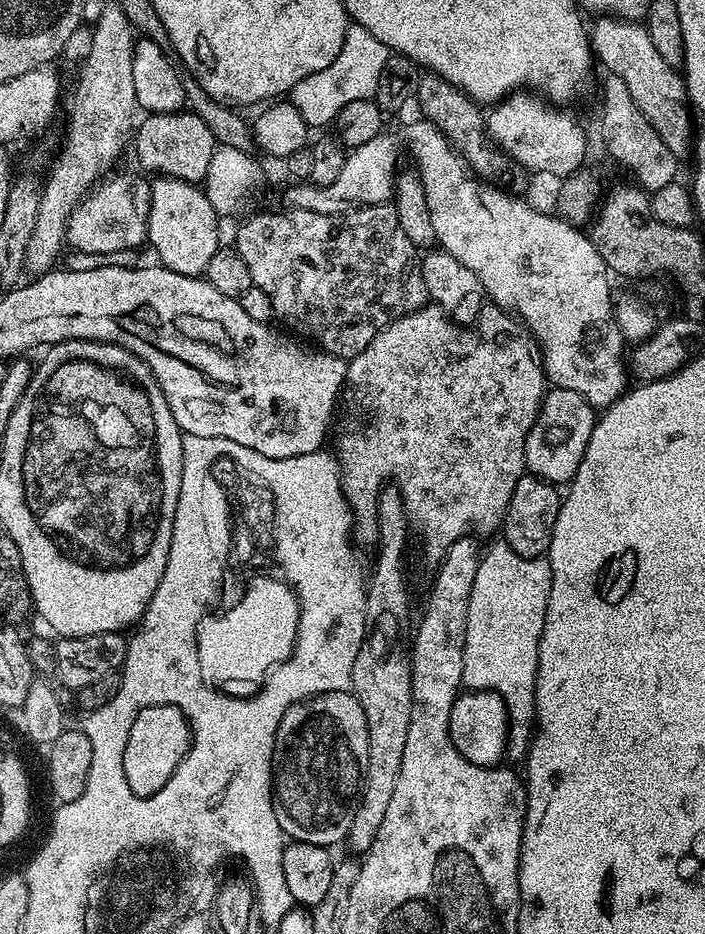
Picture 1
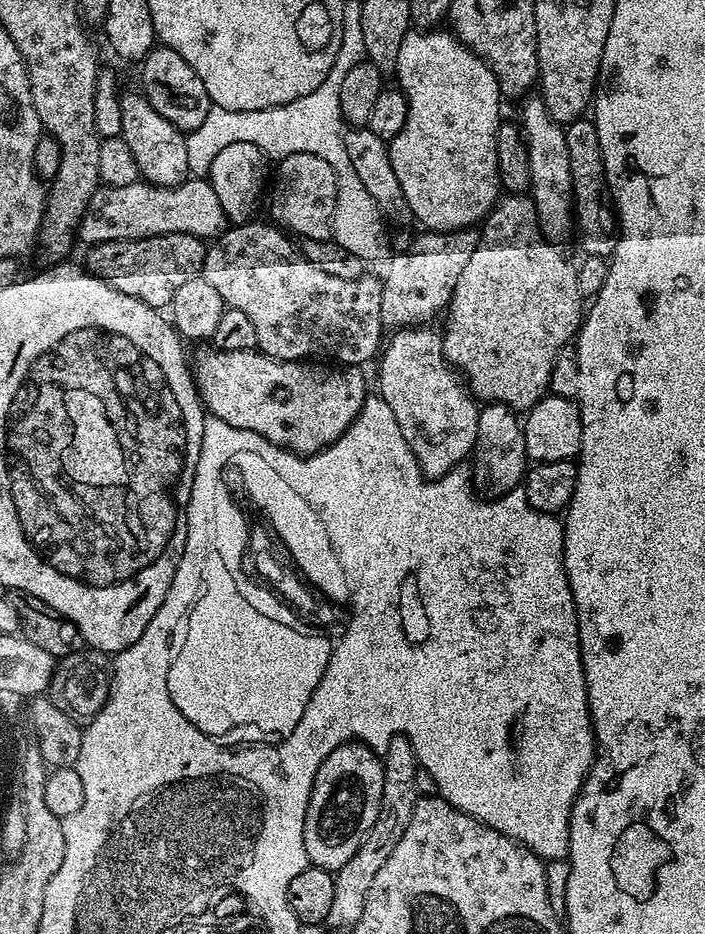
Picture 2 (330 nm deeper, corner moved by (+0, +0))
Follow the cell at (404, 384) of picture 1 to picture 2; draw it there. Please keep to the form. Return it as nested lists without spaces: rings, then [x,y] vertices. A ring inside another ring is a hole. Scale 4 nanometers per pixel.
[[[508,194],[497,203],[496,207],[488,213],[482,224],[480,232],[480,244],[474,250],[470,262],[466,262],[466,267],[462,270],[462,275],[458,278],[458,286],[454,286],[452,300],[446,309],[448,321],[442,327],[444,338],[444,357],[452,363],[453,368],[459,370],[468,386],[469,392],[480,402],[495,402],[505,404],[506,407],[513,410],[527,410],[548,392],[548,383],[550,382],[550,370],[554,370],[554,358],[564,347],[571,345],[575,341],[582,323],[582,308],[580,312],[580,302],[582,295],[576,281],[577,269],[574,264],[564,257],[564,252],[559,243],[548,240],[544,236],[544,231],[540,229],[538,214],[536,213],[536,203],[528,194]]]

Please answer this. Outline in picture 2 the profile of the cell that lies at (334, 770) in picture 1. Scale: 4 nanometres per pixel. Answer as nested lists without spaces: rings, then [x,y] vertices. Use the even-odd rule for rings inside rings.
[[[359,742],[339,744],[322,762],[318,774],[314,778],[314,786],[310,794],[310,806],[306,810],[304,823],[304,841],[308,863],[314,868],[325,868],[327,872],[336,873],[350,858],[354,858],[354,850],[362,846],[366,834],[374,826],[378,818],[378,810],[382,802],[382,786],[384,785],[384,761],[372,748]]]

